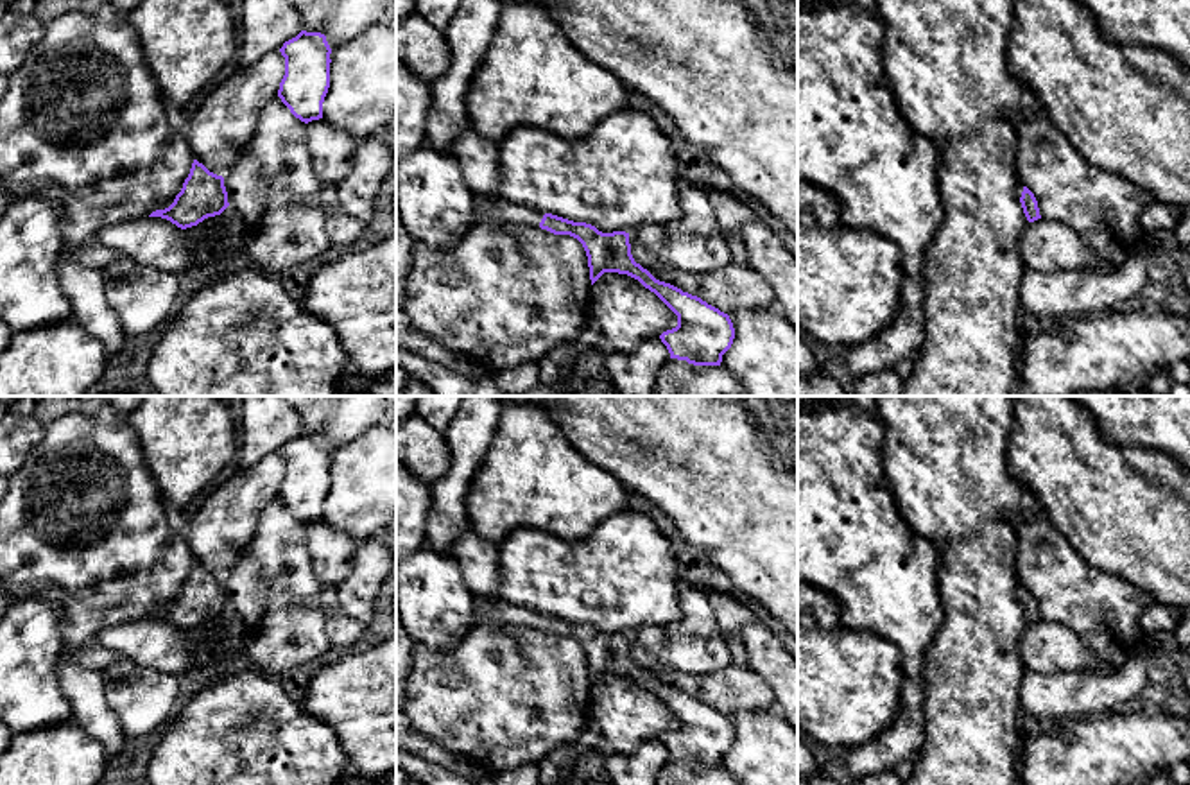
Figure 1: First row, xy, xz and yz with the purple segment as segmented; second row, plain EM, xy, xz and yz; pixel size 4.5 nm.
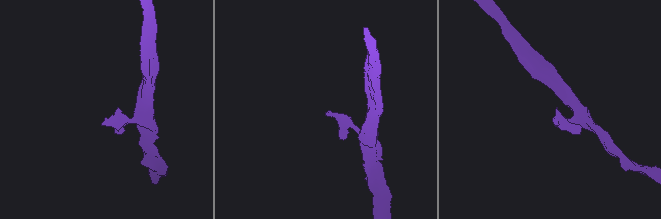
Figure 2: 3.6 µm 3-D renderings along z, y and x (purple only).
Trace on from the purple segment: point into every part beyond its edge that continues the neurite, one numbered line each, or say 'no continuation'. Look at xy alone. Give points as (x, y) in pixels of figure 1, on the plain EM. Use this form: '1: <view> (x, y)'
no continuation

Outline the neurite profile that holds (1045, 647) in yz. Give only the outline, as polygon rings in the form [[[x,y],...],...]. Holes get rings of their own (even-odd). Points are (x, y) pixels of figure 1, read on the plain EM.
[[[1047,620],[1027,624],[1020,642],[1020,654],[1025,667],[1038,674],[1091,672],[1113,676],[1120,670],[1118,667],[1099,663],[1070,627]]]

